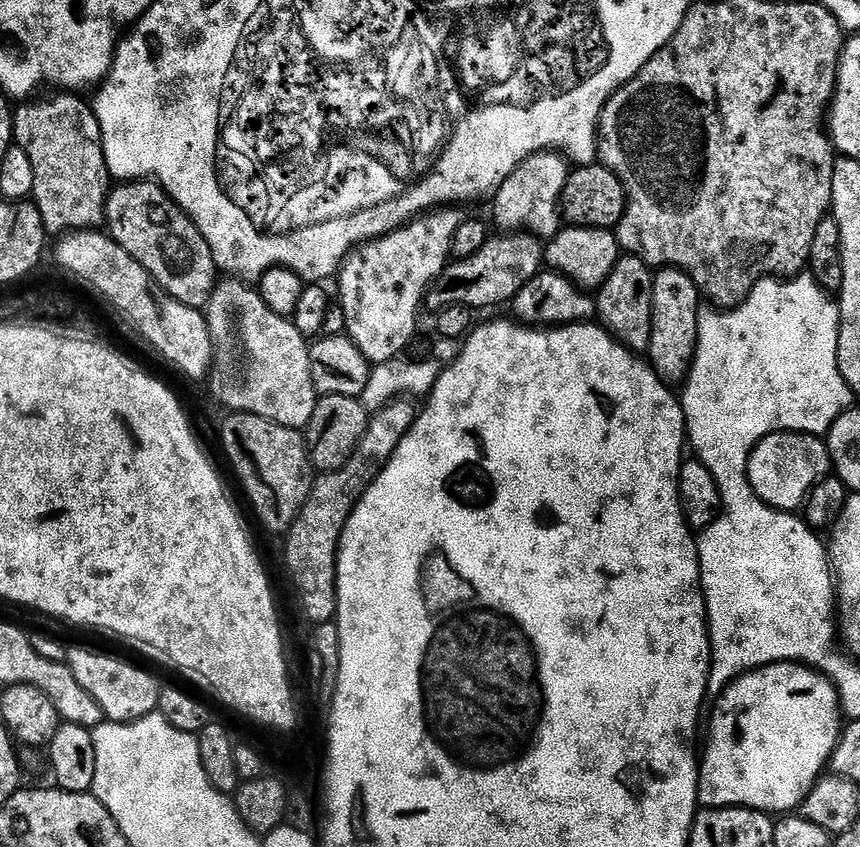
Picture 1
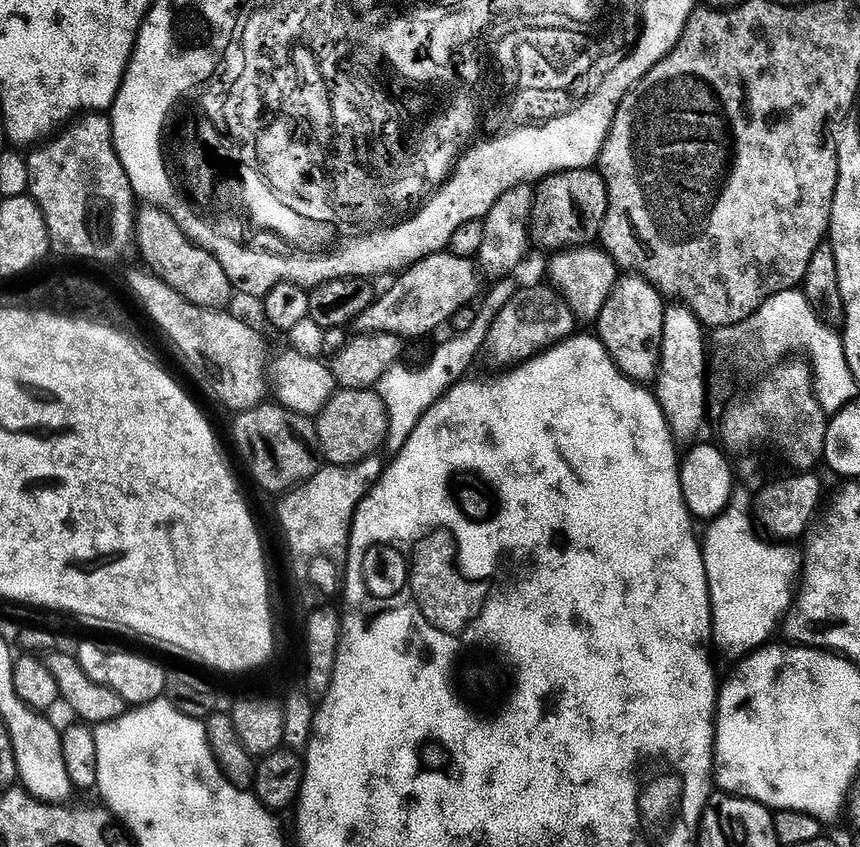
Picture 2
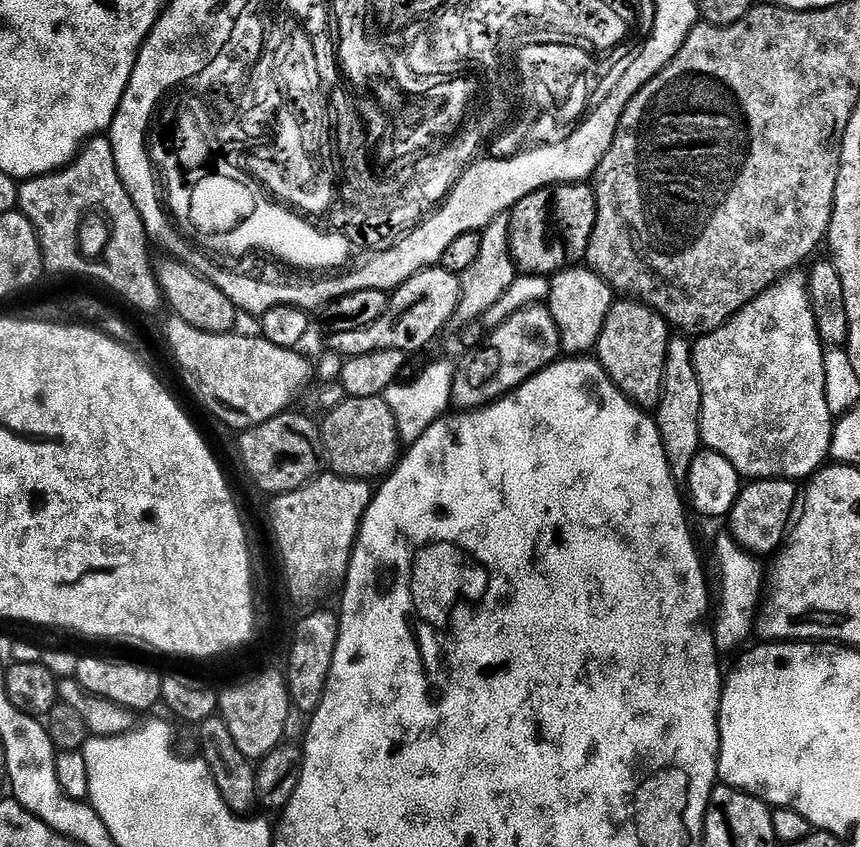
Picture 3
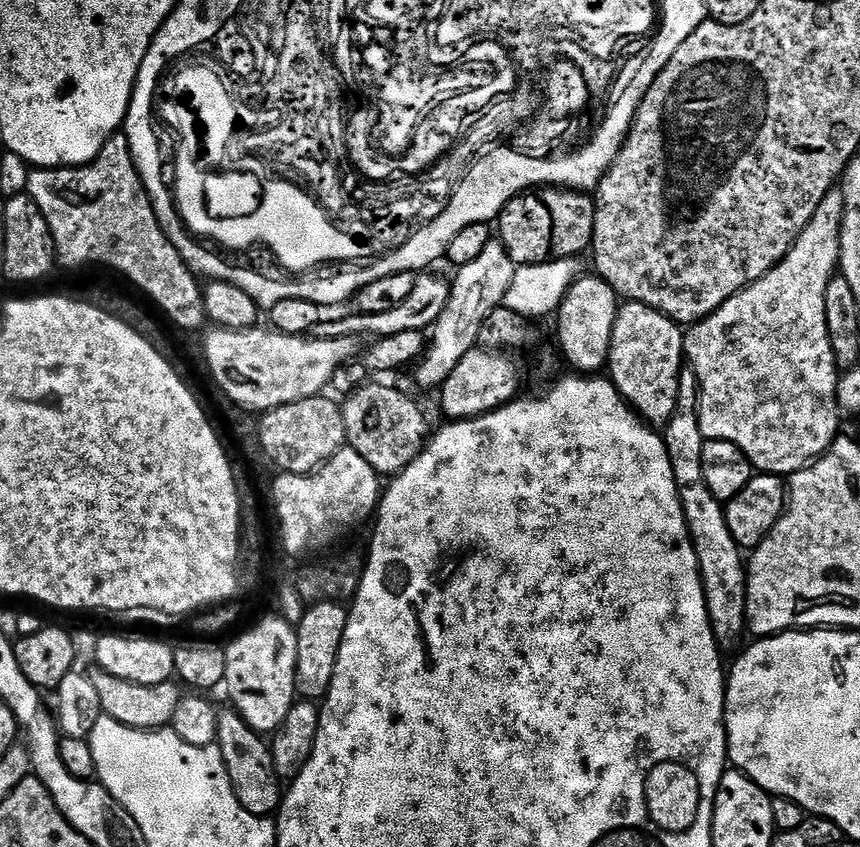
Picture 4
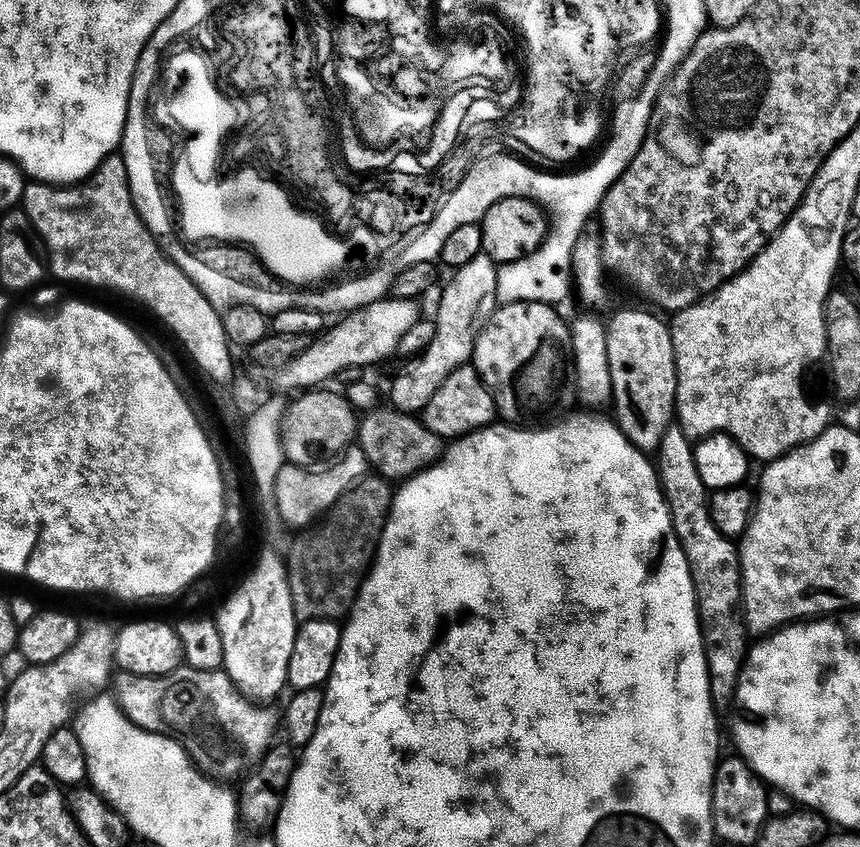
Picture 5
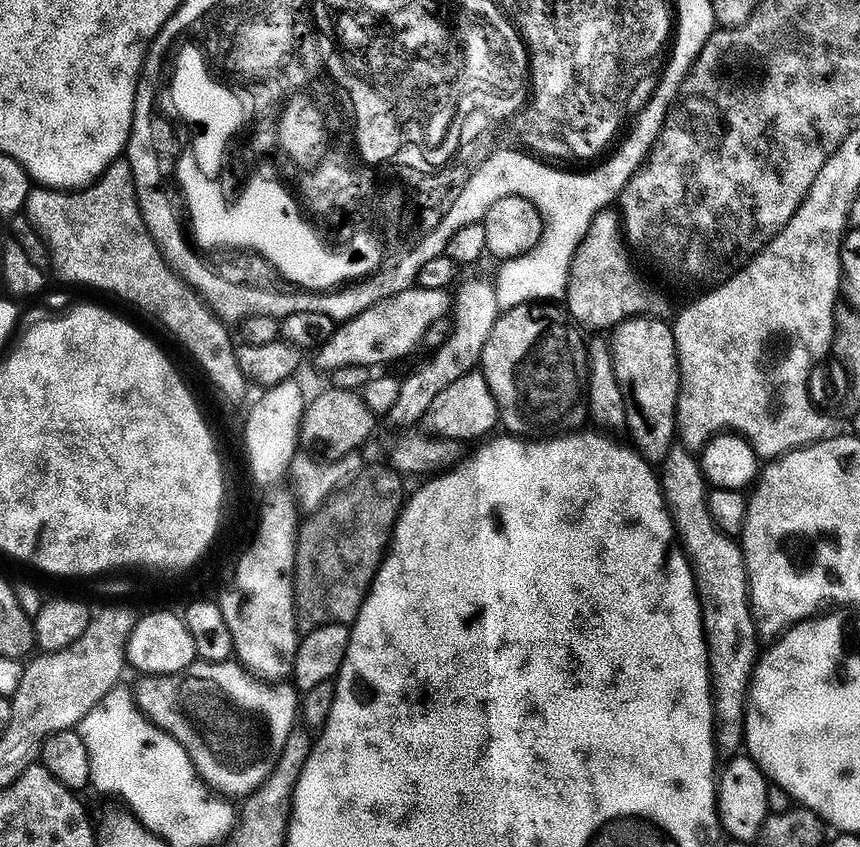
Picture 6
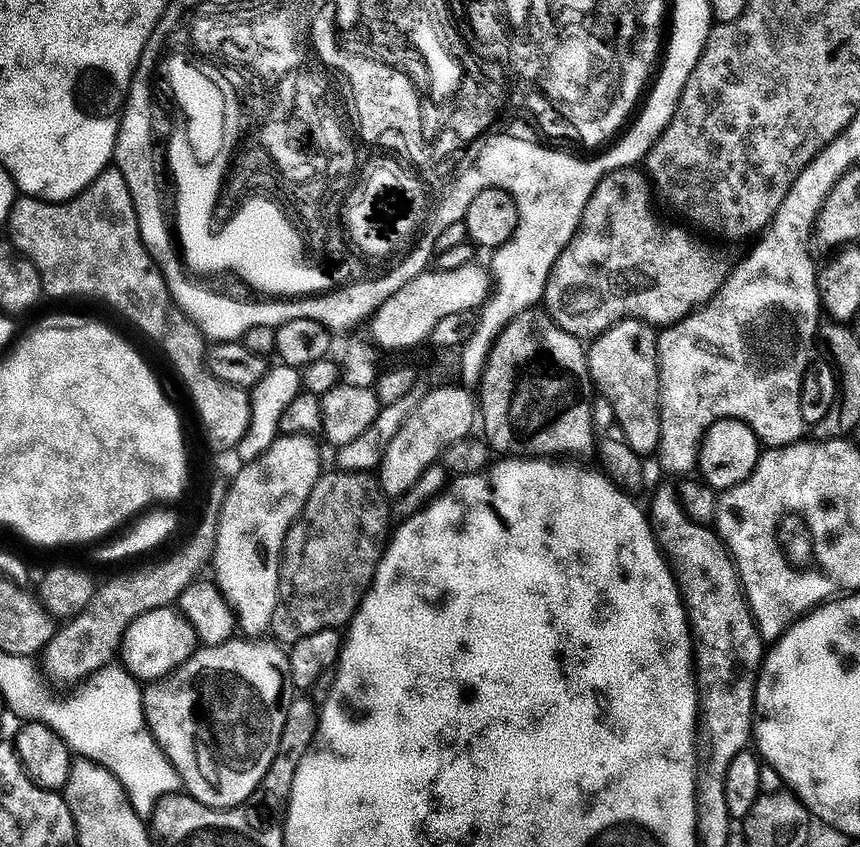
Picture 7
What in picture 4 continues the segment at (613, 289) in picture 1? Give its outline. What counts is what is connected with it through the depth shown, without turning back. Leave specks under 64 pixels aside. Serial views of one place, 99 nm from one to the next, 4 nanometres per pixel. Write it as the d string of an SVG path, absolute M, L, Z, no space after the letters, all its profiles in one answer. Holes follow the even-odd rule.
M624 302L619 305L609 344L607 371L621 396L649 425L664 426L676 413L680 397L680 373L686 364L685 329L664 312L648 304Z

